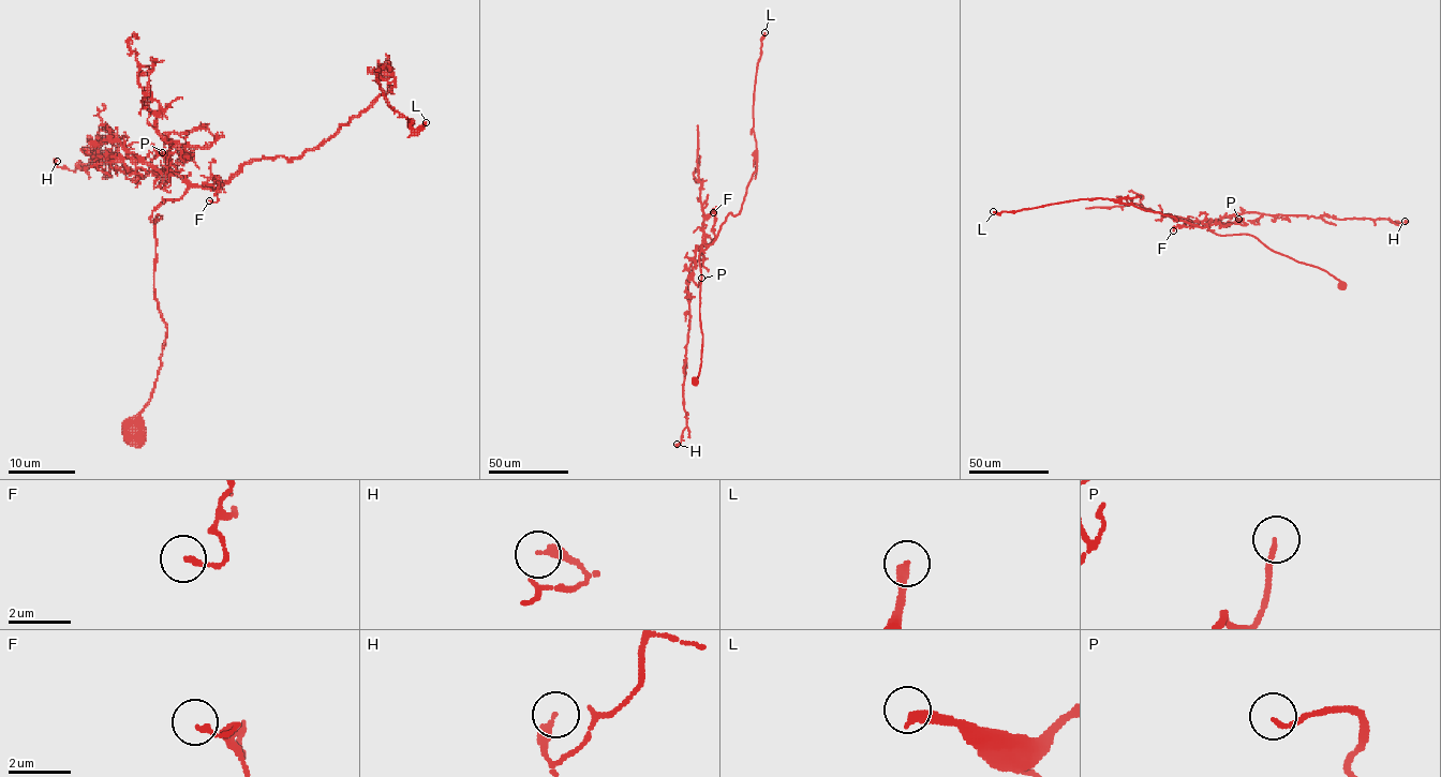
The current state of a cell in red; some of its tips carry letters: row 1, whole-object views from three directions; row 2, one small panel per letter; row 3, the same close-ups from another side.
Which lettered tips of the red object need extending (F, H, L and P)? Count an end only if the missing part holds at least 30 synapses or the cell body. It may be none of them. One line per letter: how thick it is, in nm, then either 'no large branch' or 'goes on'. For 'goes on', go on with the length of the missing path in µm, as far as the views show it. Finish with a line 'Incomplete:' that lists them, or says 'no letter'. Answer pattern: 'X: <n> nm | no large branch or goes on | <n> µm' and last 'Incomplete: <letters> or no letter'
F: 150 nm | no large branch
H: 300 nm | no large branch
L: 340 nm | no large branch
P: 140 nm | no large branch
Incomplete: no letter

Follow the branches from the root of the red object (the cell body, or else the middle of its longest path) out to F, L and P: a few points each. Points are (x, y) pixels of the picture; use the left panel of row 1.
F: (132, 428), (167, 333), (153, 288), (161, 217), (150, 215), (219, 179), (207, 182), (221, 191), (209, 200)
L: (132, 428), (167, 333), (152, 212), (312, 150), (394, 87), (384, 65), (389, 105), (426, 122)
P: (132, 428), (167, 333), (150, 215), (187, 185), (112, 137), (108, 161), (129, 179), (162, 152)

